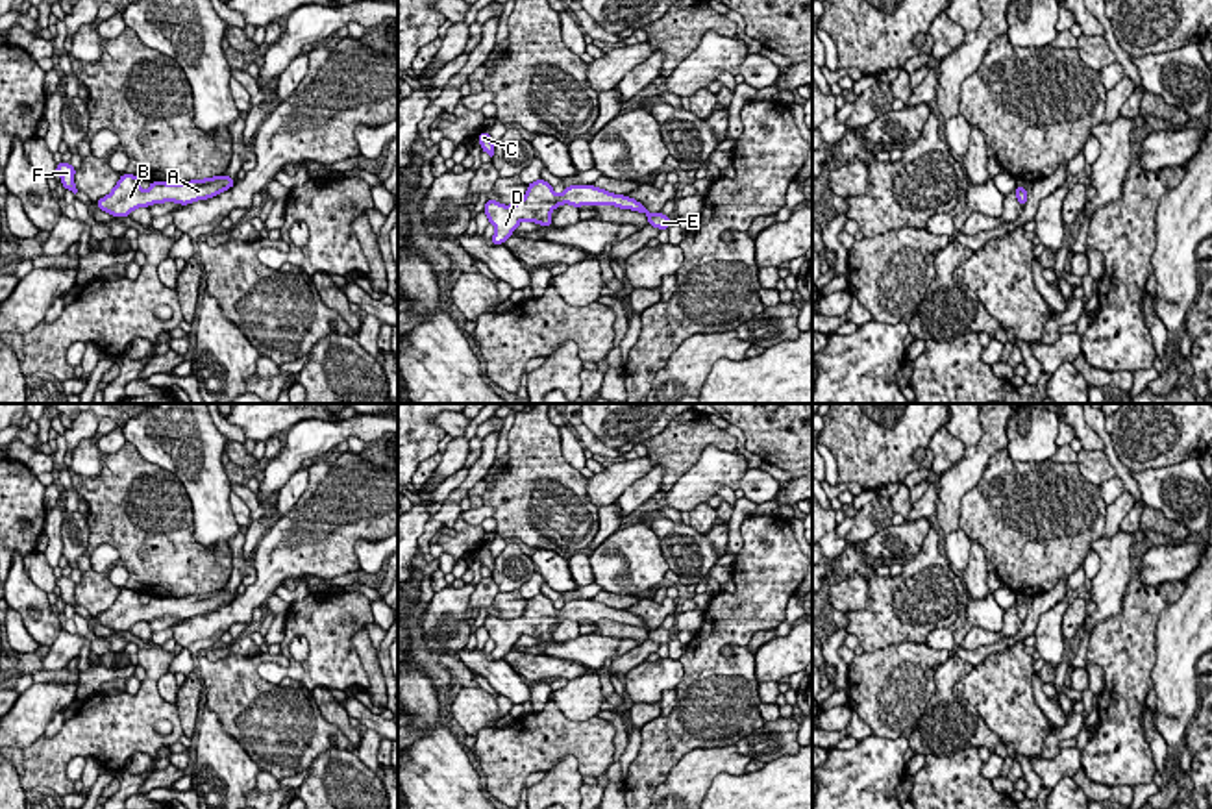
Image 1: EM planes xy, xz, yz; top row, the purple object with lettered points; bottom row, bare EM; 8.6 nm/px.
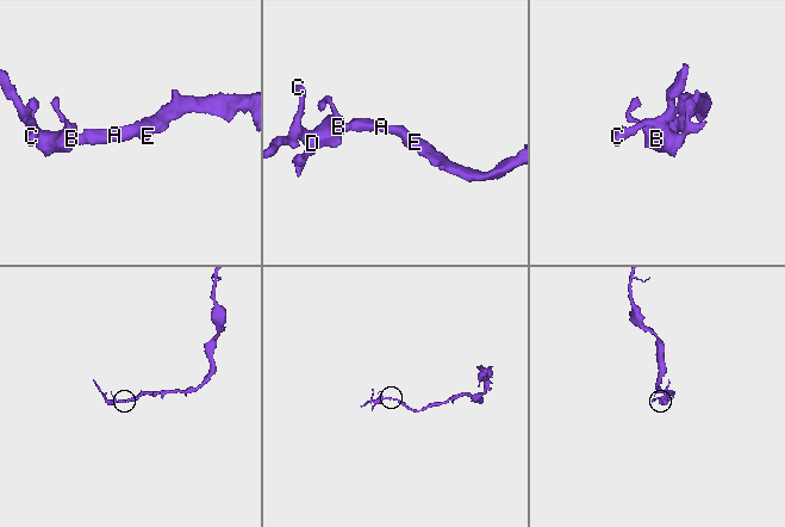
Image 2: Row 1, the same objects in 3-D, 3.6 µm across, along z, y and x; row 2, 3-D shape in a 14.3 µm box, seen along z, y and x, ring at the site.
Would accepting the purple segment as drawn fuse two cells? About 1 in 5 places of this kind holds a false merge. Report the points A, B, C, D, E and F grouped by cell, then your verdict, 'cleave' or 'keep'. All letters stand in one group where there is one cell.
A B C D E F | keep

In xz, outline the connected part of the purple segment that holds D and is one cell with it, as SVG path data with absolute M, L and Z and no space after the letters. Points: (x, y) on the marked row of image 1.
M537 180L527 185L526 196L511 205L498 204L490 200L485 204L483 213L489 217L489 222L496 228L492 235L492 244L503 244L522 220L535 222L540 226L551 226L551 211L563 204L574 207L581 205L614 205L620 209L631 209L648 215L648 222L653 228L668 230L670 217L662 213L649 213L640 202L624 194L612 194L605 189L594 185L570 185L563 194L555 194L553 187Z

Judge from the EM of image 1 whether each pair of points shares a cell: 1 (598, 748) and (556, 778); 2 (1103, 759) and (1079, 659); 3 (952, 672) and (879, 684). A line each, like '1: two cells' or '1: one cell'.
1: two cells
2: two cells
3: two cells

